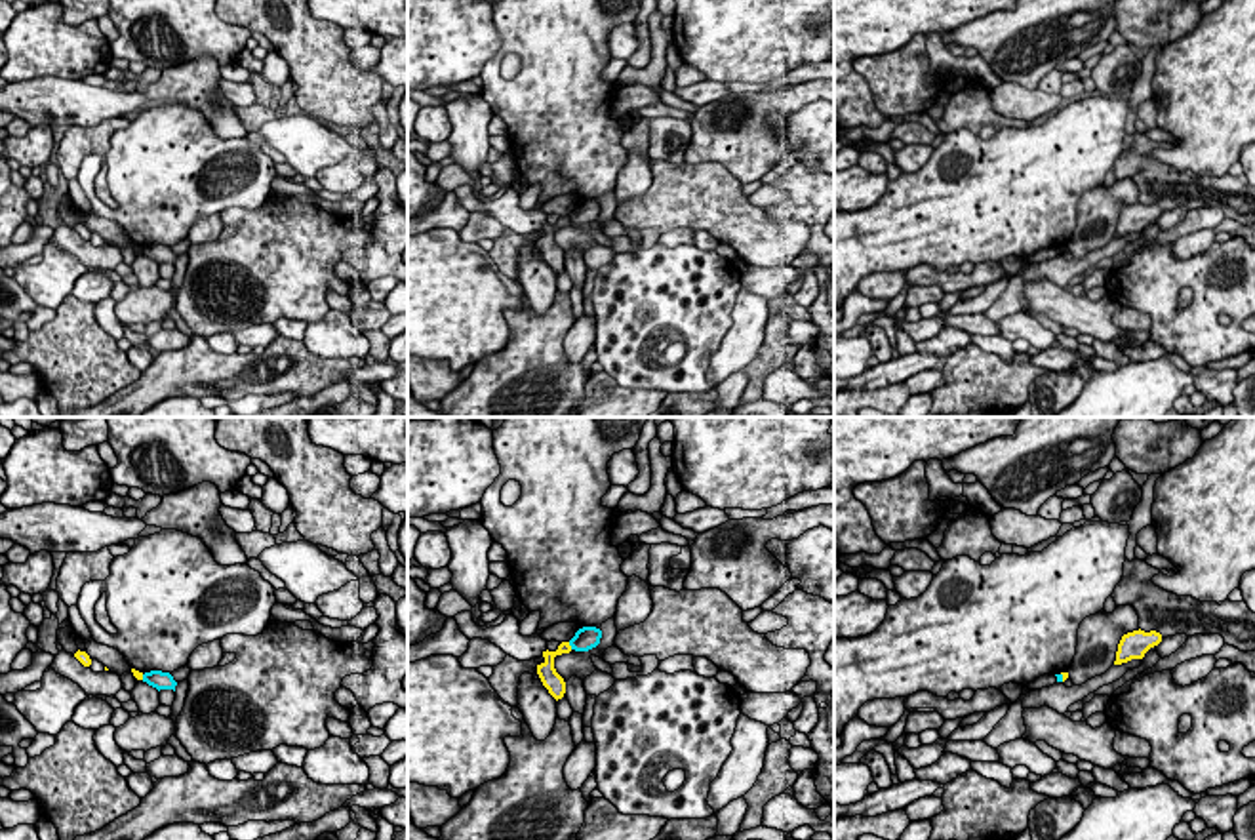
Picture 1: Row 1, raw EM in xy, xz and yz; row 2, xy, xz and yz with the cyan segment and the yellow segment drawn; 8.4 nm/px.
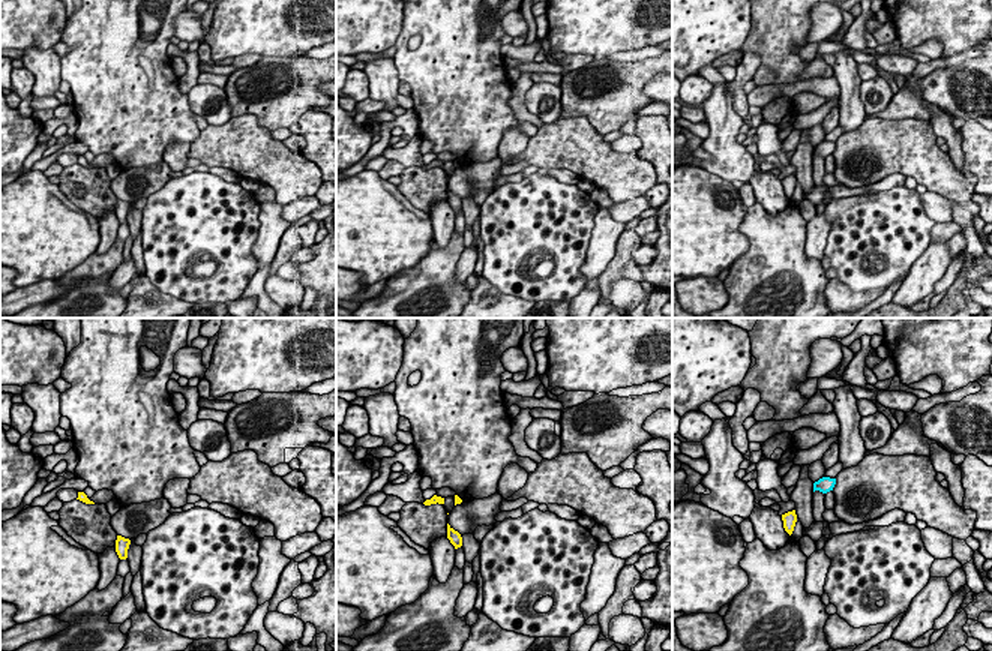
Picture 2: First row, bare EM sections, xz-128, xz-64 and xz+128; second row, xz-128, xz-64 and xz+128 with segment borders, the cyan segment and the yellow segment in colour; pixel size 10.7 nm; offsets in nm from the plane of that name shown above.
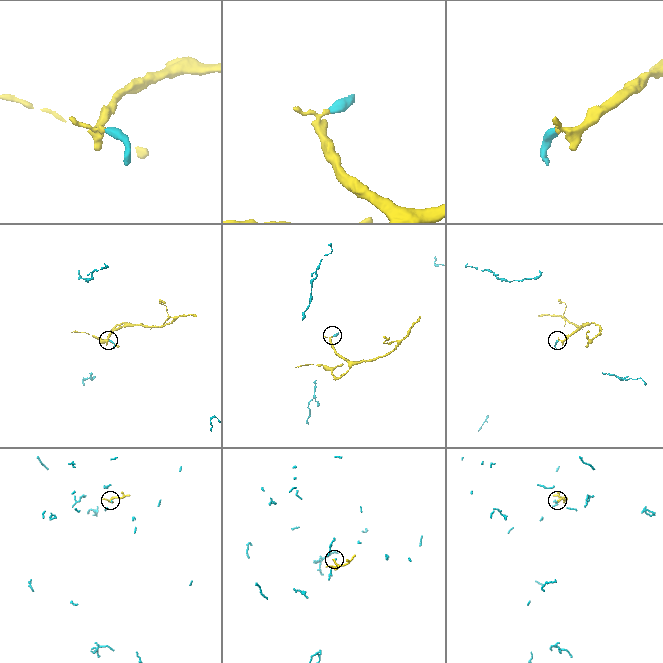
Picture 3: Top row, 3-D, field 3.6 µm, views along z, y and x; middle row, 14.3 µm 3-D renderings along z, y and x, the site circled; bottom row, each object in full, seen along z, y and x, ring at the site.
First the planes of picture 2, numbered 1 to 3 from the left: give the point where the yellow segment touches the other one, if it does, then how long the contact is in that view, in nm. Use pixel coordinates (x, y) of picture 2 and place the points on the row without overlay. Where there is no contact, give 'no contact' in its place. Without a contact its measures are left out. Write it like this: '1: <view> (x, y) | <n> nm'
1: no contact
2: no contact
3: no contact

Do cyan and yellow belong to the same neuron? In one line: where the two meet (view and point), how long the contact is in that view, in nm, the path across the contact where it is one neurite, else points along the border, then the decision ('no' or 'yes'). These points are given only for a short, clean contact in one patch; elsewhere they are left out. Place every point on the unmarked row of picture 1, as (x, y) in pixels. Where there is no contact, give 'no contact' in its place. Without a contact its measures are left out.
xz (570, 218) | 70 nm | along xz (568, 216), (572, 221) | no

